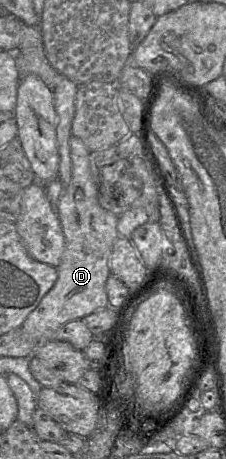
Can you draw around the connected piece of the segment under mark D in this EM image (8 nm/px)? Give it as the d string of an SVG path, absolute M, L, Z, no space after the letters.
M75 136L69 140L72 163L71 181L60 196L57 215L64 233L65 249L54 286L27 316L21 328L40 345L53 340L52 335L64 324L109 305L105 283L109 275L109 257L117 232L118 216L98 202L98 180L91 172L90 150Z

